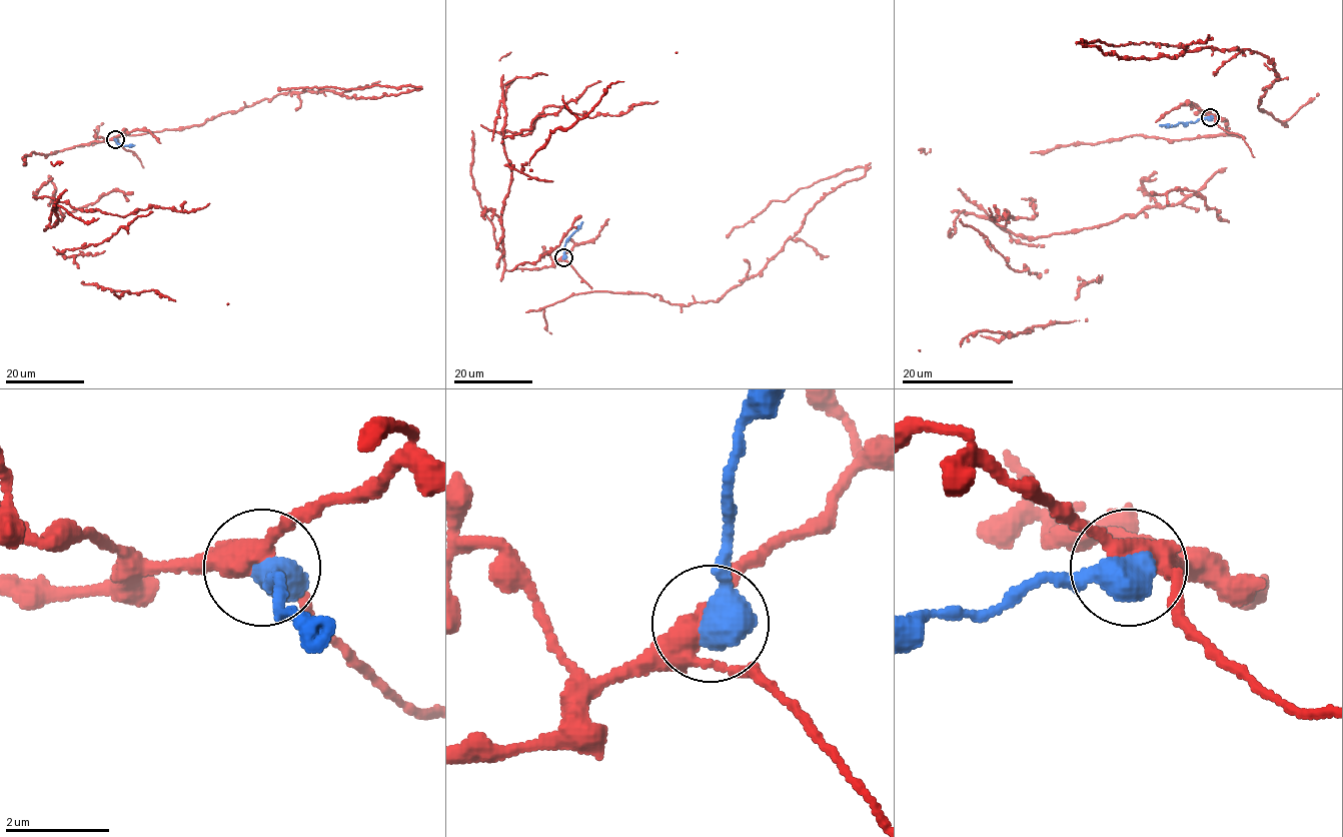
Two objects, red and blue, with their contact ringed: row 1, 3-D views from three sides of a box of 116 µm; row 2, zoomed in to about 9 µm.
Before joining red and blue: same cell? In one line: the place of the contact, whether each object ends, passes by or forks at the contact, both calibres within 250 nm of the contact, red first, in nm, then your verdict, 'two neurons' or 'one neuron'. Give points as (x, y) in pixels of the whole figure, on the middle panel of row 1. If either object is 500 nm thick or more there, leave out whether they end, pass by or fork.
(563, 257) | 340/650 nm | two neurons

